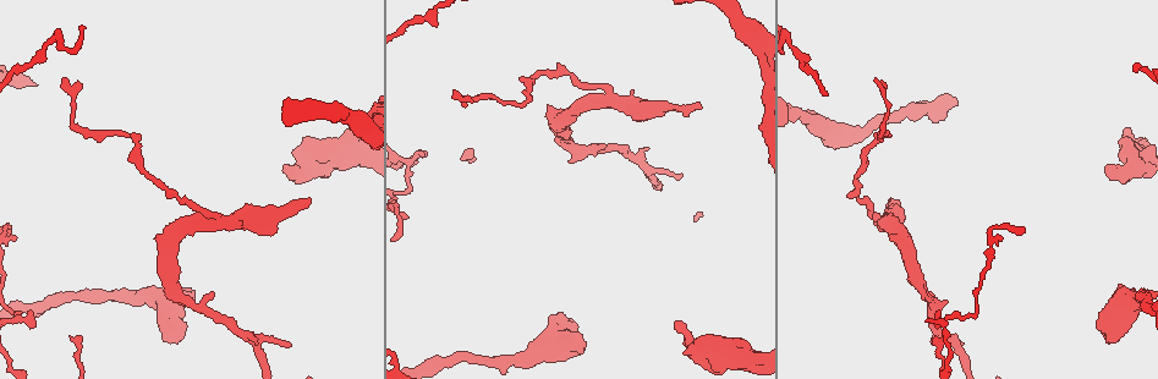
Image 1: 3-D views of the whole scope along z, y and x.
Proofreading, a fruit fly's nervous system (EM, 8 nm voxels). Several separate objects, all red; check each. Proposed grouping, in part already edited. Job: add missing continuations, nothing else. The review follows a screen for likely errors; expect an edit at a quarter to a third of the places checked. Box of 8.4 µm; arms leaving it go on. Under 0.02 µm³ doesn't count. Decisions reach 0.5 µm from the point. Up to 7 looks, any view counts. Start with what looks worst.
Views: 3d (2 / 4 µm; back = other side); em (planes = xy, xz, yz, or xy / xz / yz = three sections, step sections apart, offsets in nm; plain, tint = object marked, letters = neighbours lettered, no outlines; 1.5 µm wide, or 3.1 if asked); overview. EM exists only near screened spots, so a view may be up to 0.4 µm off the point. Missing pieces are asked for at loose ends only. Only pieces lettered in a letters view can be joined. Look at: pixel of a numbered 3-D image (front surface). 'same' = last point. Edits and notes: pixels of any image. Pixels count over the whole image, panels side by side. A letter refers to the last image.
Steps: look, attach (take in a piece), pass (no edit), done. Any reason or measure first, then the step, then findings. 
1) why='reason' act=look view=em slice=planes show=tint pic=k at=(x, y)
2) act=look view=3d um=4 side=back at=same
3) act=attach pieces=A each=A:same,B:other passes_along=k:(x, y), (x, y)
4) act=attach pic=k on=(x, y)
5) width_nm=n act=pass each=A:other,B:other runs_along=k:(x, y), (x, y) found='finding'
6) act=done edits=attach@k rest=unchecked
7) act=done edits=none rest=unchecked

why='free end' act=look view=em slice=xy step=4 show=tint pic=1 at=(1106, 340)

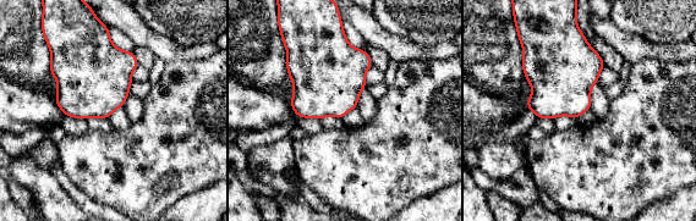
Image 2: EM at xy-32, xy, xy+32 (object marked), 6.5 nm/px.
why='cut it another way' act=look view=em slice=yz step=8 show=letters at=same

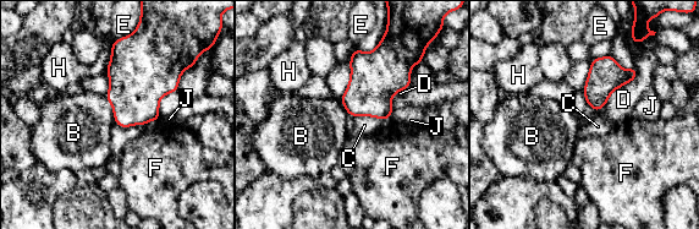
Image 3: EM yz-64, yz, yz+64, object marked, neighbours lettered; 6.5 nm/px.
act=pass each=B:other,C:other,D:other,E:other,F:other,H:other,J:other border=3:(104, 96), (111, 105), (115, 123) found='no lettered piece goes on from it'

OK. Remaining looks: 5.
why='an open end' act=look view=em slice=planes show=letters pic=1 at=(890, 201)

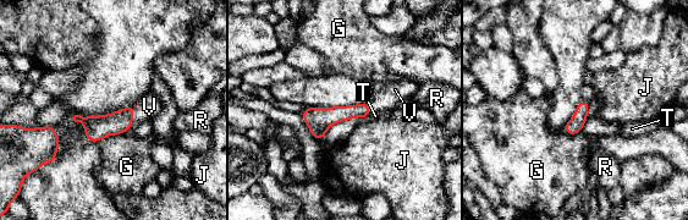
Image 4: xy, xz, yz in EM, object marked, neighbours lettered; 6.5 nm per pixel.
width_nm=100 act=attach pieces=V each=G:other,J:other,R:other,T:other,V:same passes_along=4:(97, 127), (132, 116), (149, 106) found='it goes on there'

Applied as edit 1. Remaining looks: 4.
why='an open end' act=look view=em slice=yz step=4 show=tint pic=1 at=(745, 343)

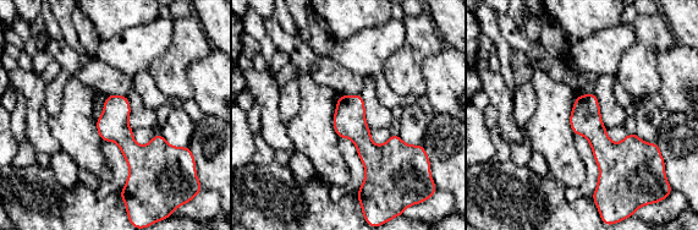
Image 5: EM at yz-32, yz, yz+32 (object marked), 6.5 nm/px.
why='what lies round it' act=look view=em slice=yz step=4 show=letters at=same

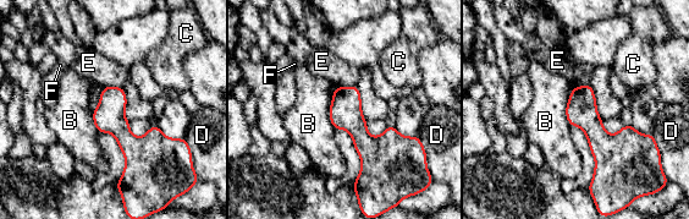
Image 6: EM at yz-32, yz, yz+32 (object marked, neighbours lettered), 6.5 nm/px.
width_nm=200 act=pass each=B:other,C:other,D:other,E:other,F:other border=6:(336, 87), (329, 111), (335, 130) found='no lettered piece goes on from it'

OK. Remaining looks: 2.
act=done edits=attach@4 rest=unchecked

